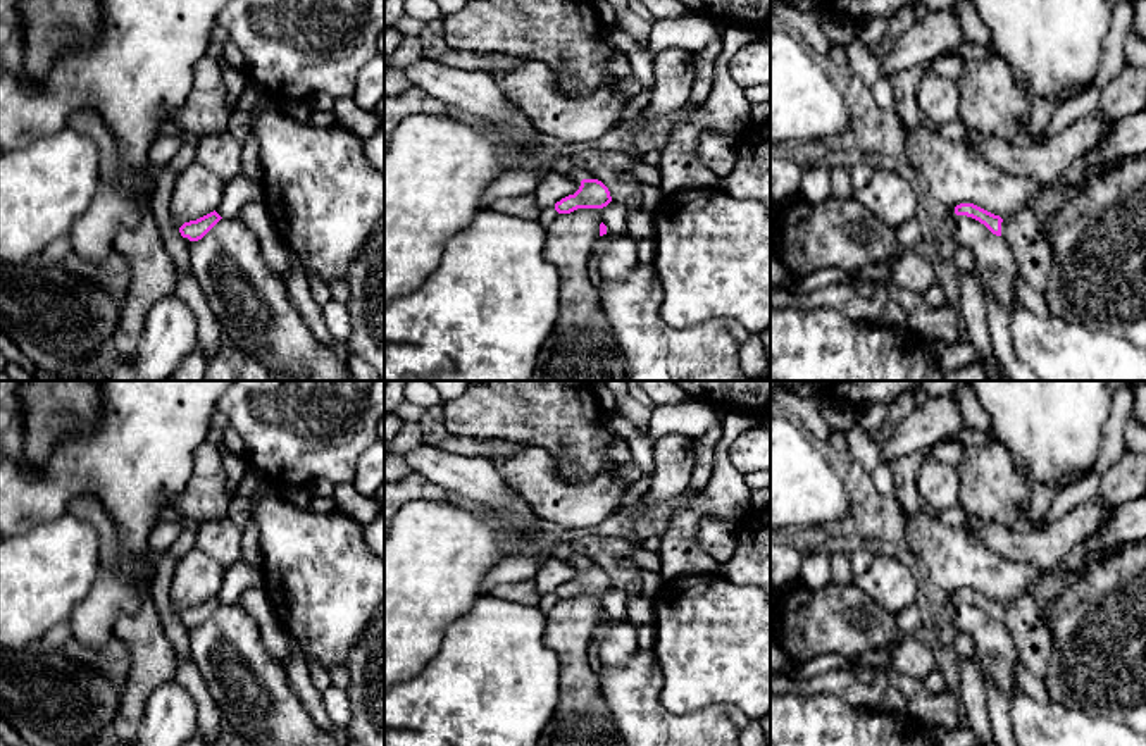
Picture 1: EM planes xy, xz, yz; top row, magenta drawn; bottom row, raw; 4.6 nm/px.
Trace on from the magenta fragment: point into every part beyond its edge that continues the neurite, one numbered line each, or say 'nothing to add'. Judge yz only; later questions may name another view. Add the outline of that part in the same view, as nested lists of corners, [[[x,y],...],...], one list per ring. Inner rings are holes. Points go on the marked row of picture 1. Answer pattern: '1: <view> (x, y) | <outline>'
1: yz (1022, 233) | [[[1022,212],[1001,222],[1001,236],[1008,241],[1018,264],[1020,277],[1044,293],[1051,270],[1051,253],[1041,234],[1039,217]]]

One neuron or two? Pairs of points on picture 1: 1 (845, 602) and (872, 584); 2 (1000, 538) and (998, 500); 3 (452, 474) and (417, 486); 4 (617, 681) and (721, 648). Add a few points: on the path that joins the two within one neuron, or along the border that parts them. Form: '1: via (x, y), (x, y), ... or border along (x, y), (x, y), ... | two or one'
1: border along (853, 583), (891, 615) | two
2: border along (967, 512), (1008, 526), (1026, 526) | two
3: border along (411, 471), (448, 491) | two
4: border along (652, 652), (662, 674), (660, 702), (666, 707) | two

